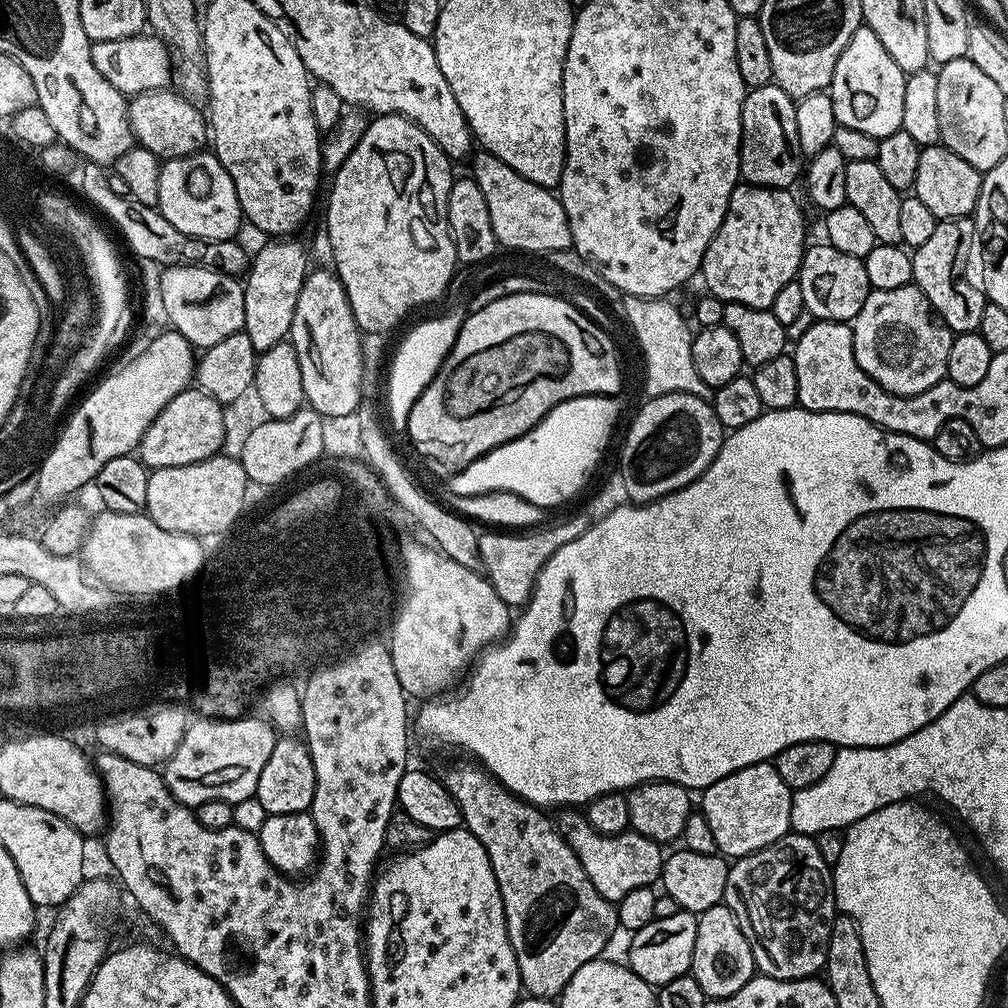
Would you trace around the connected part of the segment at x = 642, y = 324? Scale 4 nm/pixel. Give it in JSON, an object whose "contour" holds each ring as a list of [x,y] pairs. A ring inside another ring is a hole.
{"contour":[[[624,296],[624,316],[636,335],[636,344],[644,355],[644,388],[649,397],[665,396],[671,392],[685,392],[703,400],[711,401],[714,389],[706,386],[698,378],[692,361],[693,329],[688,329],[689,321],[670,304],[666,298],[645,298]]]}

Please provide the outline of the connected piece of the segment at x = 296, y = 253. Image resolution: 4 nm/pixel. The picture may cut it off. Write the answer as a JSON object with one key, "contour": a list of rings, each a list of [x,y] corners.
{"contour":[[[272,238],[257,250],[251,257],[247,267],[244,285],[244,301],[246,302],[246,318],[244,331],[250,334],[250,342],[254,342],[257,354],[270,350],[270,346],[278,346],[289,339],[294,322],[294,306],[298,306],[298,294],[304,289],[304,279],[308,277],[310,263],[308,252],[296,241],[296,238]]]}

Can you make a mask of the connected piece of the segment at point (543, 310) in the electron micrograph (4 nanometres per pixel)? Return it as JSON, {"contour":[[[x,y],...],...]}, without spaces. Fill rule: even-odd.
{"contour":[[[546,293],[510,294],[510,298],[499,299],[496,304],[489,306],[484,312],[469,311],[465,315],[464,324],[460,327],[452,349],[441,363],[436,376],[413,404],[410,419],[411,443],[415,445],[427,439],[433,439],[434,442],[446,442],[446,446],[454,446],[462,458],[474,460],[478,454],[488,452],[488,440],[501,440],[504,444],[504,432],[517,432],[518,435],[525,436],[551,408],[562,402],[579,396],[610,396],[619,393],[620,364],[616,361],[616,348],[602,328],[599,323],[588,319],[567,299]]]}

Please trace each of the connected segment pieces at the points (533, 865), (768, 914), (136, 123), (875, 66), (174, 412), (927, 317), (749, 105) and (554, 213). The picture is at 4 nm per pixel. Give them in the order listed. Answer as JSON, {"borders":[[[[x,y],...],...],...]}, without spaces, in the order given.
{"borders":[[[[467,763],[454,765],[448,773],[443,773],[442,779],[460,808],[463,827],[482,842],[490,858],[498,890],[502,894],[504,924],[508,927],[510,946],[518,962],[523,991],[530,996],[559,997],[579,968],[605,955],[604,947],[618,932],[613,901],[602,898],[602,894],[594,890],[594,882],[590,882],[586,870],[582,870],[582,862],[564,841],[557,825],[553,821],[551,824],[541,809],[506,790],[506,786],[496,781],[479,763]]],[[[789,834],[762,850],[741,856],[729,867],[723,903],[728,905],[740,923],[742,934],[750,942],[757,969],[765,976],[779,980],[806,980],[828,963],[828,943],[832,923],[838,909],[832,889],[832,868],[823,861],[815,839],[811,836]]],[[[171,87],[158,90],[143,90],[135,93],[136,97],[128,100],[128,121],[135,143],[150,150],[161,162],[193,156],[209,143],[210,125],[205,113],[196,109],[197,105],[188,97],[180,95]]],[[[867,26],[854,30],[846,50],[842,50],[834,66],[834,74],[836,78],[831,85],[830,95],[839,127],[862,130],[862,134],[877,138],[901,131],[906,74],[898,66],[898,62],[894,62],[890,54],[886,54],[886,46],[878,42],[878,34],[874,34],[874,30]]],[[[189,386],[175,396],[154,418],[154,422],[140,439],[139,459],[149,469],[197,464],[217,455],[224,446],[224,407],[209,392]]],[[[915,286],[899,288],[898,290],[869,291],[862,310],[858,310],[856,319],[851,321],[852,337],[854,338],[854,358],[878,386],[896,396],[913,396],[922,394],[922,390],[930,390],[930,386],[945,379],[948,374],[946,358],[950,358],[953,332],[945,326],[944,321],[936,315],[932,304]]],[[[774,82],[745,91],[740,135],[740,180],[743,183],[791,189],[792,183],[801,179],[806,160],[798,142],[795,113],[796,100]]],[[[483,150],[477,151],[471,157],[470,175],[478,182],[478,187],[482,190],[482,195],[486,197],[486,206],[490,206],[490,222],[494,226],[497,245],[513,248],[516,252],[553,252],[567,251],[572,245],[572,235],[570,234],[569,220],[566,218],[565,208],[560,205],[560,197],[555,191],[538,186],[530,182],[530,178],[522,178],[502,158]]]]}

